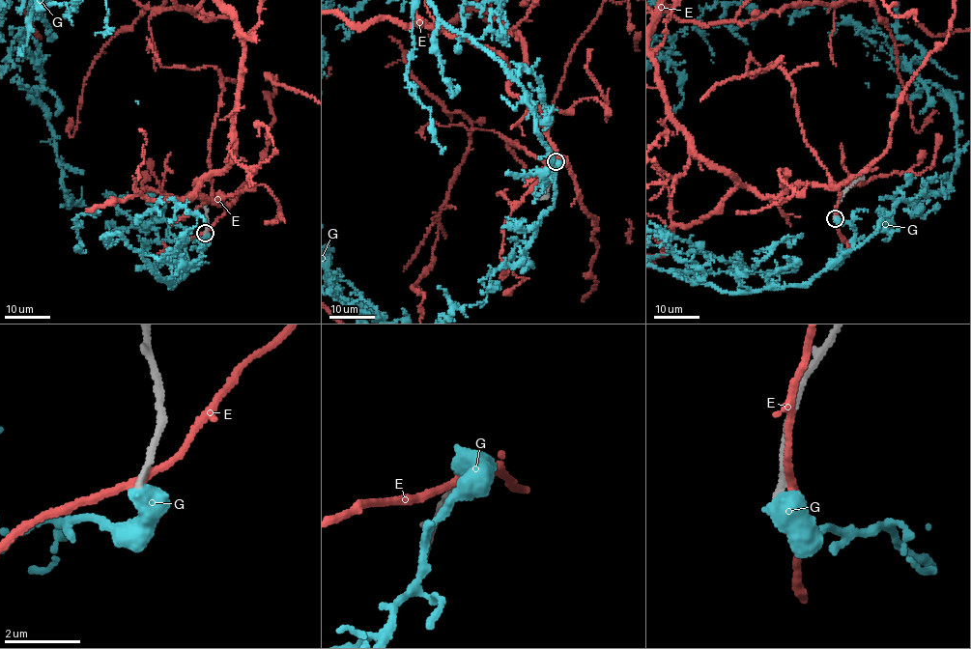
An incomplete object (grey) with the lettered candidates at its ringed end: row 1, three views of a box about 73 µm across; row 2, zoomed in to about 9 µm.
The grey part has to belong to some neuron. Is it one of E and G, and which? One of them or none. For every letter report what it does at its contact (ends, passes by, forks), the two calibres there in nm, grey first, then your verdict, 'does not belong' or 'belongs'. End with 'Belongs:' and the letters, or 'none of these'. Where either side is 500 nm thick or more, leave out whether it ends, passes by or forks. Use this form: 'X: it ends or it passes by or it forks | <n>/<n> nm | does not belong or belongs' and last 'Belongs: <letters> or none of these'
E: it passes by | 190/180 nm | does not belong
G: 170/600 nm | does not belong
Belongs: none of these

